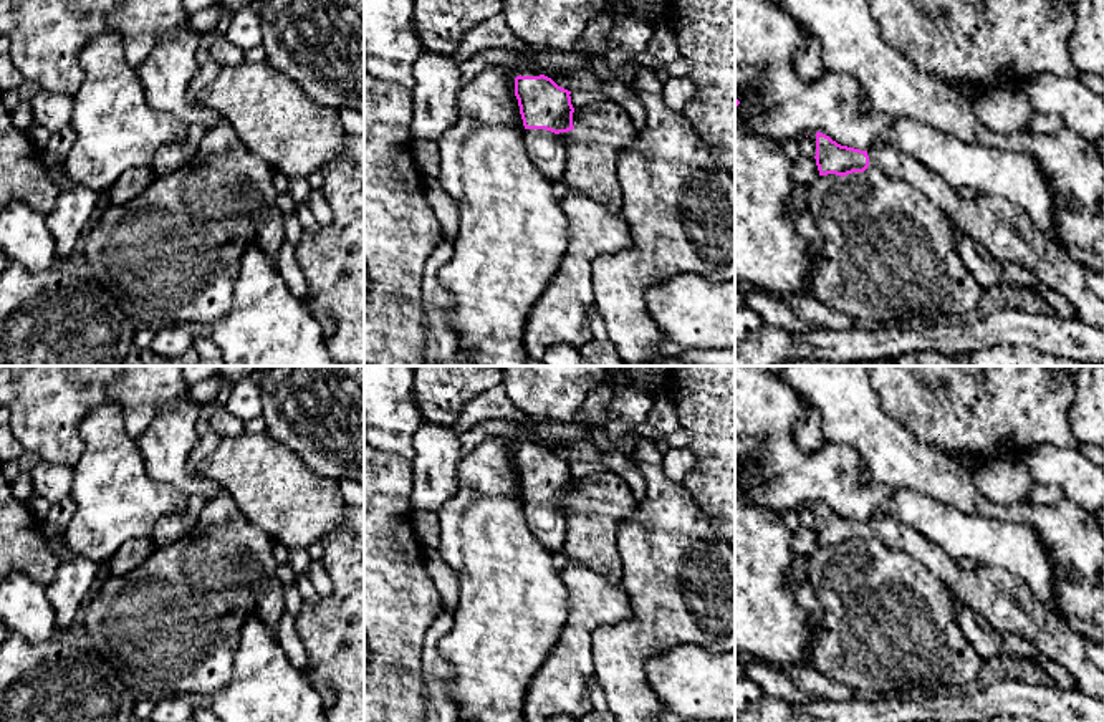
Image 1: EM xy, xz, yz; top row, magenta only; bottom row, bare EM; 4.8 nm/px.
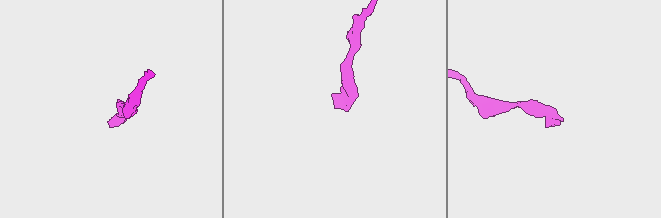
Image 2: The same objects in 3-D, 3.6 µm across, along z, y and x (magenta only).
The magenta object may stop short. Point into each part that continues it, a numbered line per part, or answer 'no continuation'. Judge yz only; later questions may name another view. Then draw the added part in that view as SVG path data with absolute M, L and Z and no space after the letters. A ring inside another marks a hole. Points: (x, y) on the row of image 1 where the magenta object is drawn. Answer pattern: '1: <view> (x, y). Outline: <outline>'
1: yz (1005, 231). Outline: M874 144L867 156L871 167L924 192L993 258L1026 268L1044 286L1063 295L1076 308L1079 321L1104 331L1104 301L1089 288L1087 270L1021 207L1003 197L965 200L938 174L892 146Z

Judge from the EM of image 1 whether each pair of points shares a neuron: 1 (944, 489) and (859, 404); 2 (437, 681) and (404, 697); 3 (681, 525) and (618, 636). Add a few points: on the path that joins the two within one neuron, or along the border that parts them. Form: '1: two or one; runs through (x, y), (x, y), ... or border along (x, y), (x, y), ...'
1: one; runs through (922, 467), (878, 426)
2: two; border along (422, 648), (422, 697), (426, 704)
3: one; runs through (672, 557), (669, 588), (654, 603), (649, 618)

